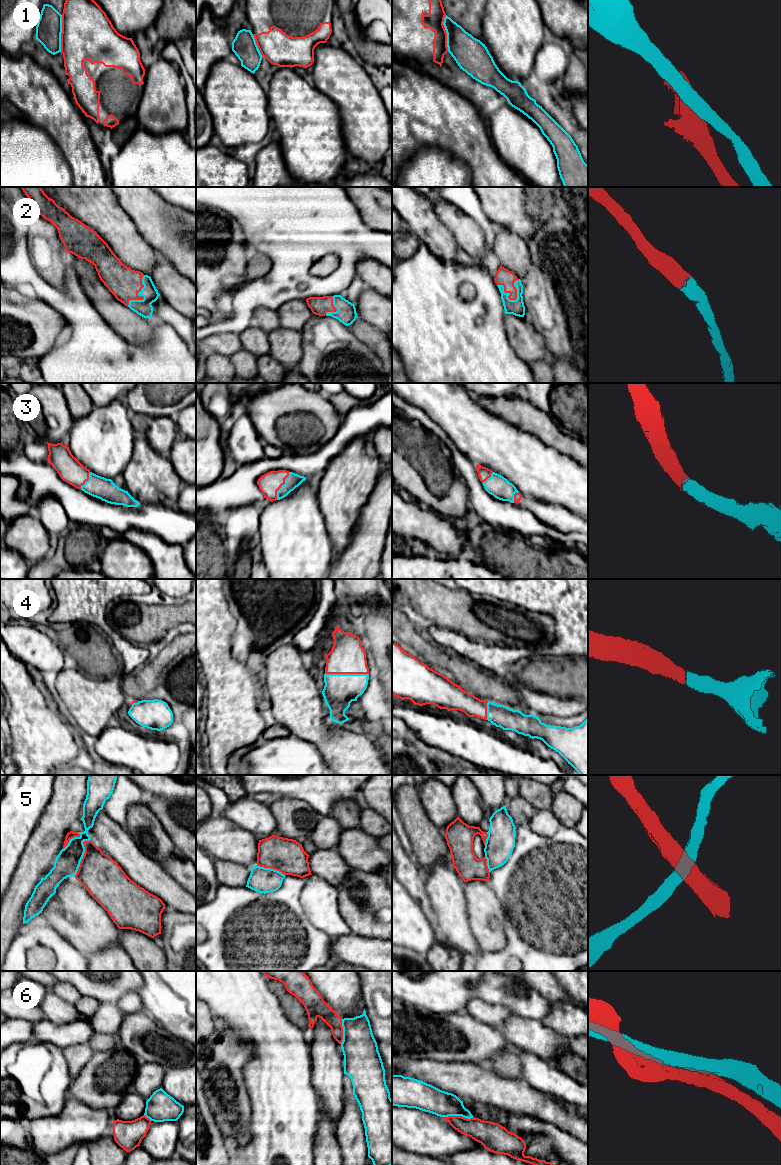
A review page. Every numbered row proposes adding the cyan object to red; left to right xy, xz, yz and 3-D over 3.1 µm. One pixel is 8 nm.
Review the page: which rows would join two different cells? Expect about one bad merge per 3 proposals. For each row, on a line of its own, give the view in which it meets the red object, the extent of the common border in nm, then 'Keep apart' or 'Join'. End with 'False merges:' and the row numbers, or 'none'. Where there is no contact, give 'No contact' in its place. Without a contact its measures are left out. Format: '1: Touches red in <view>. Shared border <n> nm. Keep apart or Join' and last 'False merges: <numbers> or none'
1: Touches red in xy. Shared border 300 nm. Keep apart
2: Touches red in yz. Shared border 200 nm. Join
3: Touches red in xz. Shared border 240 nm. Join
4: Touches red in xz. Shared border 360 nm. Join
5: Touches red in xy. Shared border 340 nm. Keep apart
6: Touches red in yz. Shared border 240 nm. Keep apart
False merges: 1, 5, 6

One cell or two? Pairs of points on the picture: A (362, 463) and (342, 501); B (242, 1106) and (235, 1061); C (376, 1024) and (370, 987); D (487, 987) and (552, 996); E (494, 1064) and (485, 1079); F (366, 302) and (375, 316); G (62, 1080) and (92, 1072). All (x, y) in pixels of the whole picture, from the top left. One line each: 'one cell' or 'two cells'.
A: one cell
B: one cell
C: one cell
D: two cells
E: two cells
F: one cell
G: two cells

